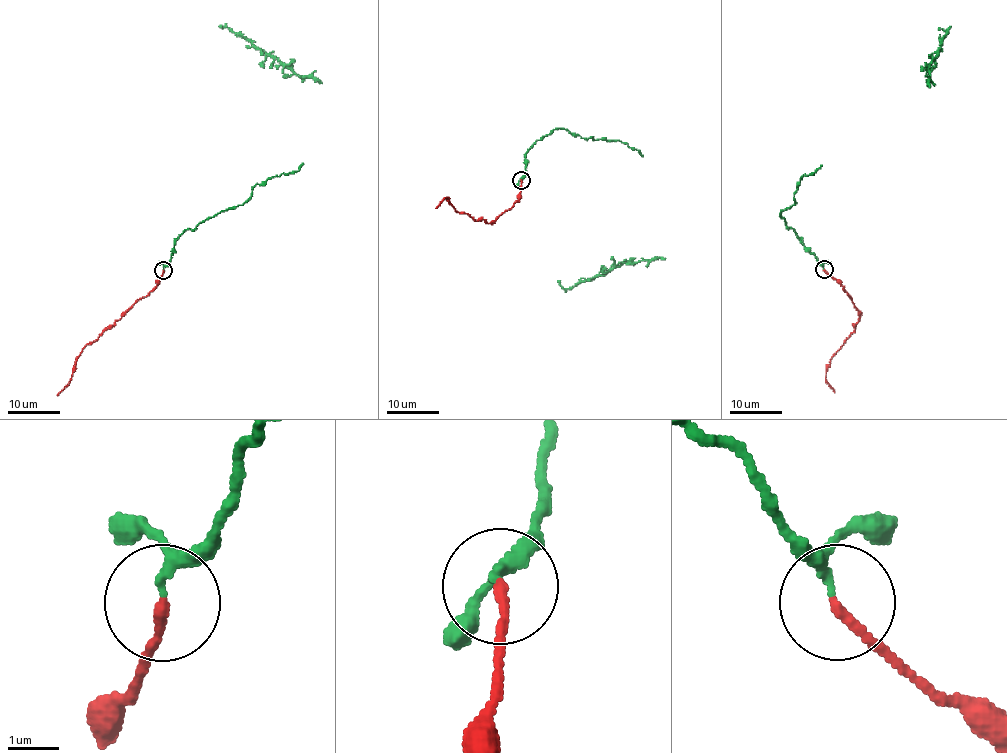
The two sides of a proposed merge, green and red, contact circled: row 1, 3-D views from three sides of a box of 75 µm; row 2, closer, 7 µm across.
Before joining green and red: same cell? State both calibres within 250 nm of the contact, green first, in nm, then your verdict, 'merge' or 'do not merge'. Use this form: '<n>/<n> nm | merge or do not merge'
150/180 nm | merge

